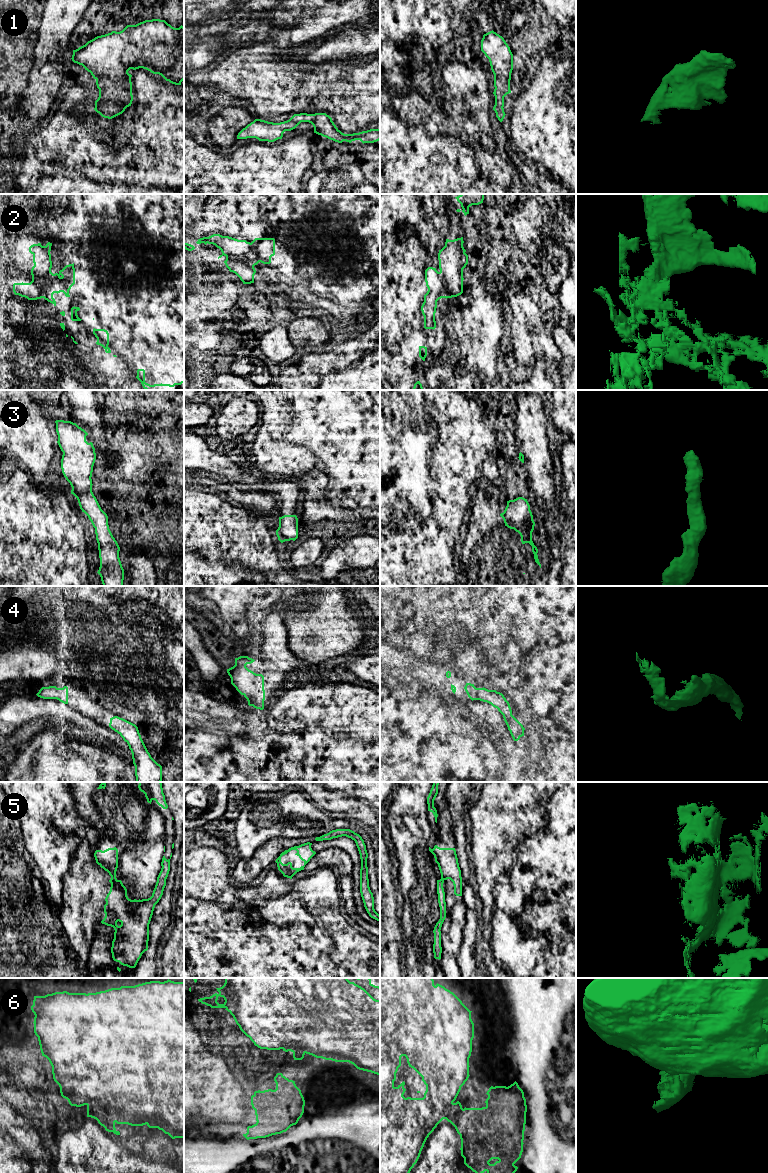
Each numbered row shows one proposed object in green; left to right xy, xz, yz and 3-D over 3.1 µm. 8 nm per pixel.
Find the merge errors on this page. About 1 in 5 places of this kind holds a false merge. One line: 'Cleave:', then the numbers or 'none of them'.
Cleave: 2, 5, 6

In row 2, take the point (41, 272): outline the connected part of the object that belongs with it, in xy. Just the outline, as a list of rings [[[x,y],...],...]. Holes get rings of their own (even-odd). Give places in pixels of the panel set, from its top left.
[[[48,242],[45,246],[38,243],[29,247],[29,252],[33,255],[34,263],[31,269],[32,281],[30,283],[14,283],[13,292],[15,295],[25,297],[28,300],[42,298],[40,284],[48,281],[54,275],[51,272],[51,246],[52,243]]]

